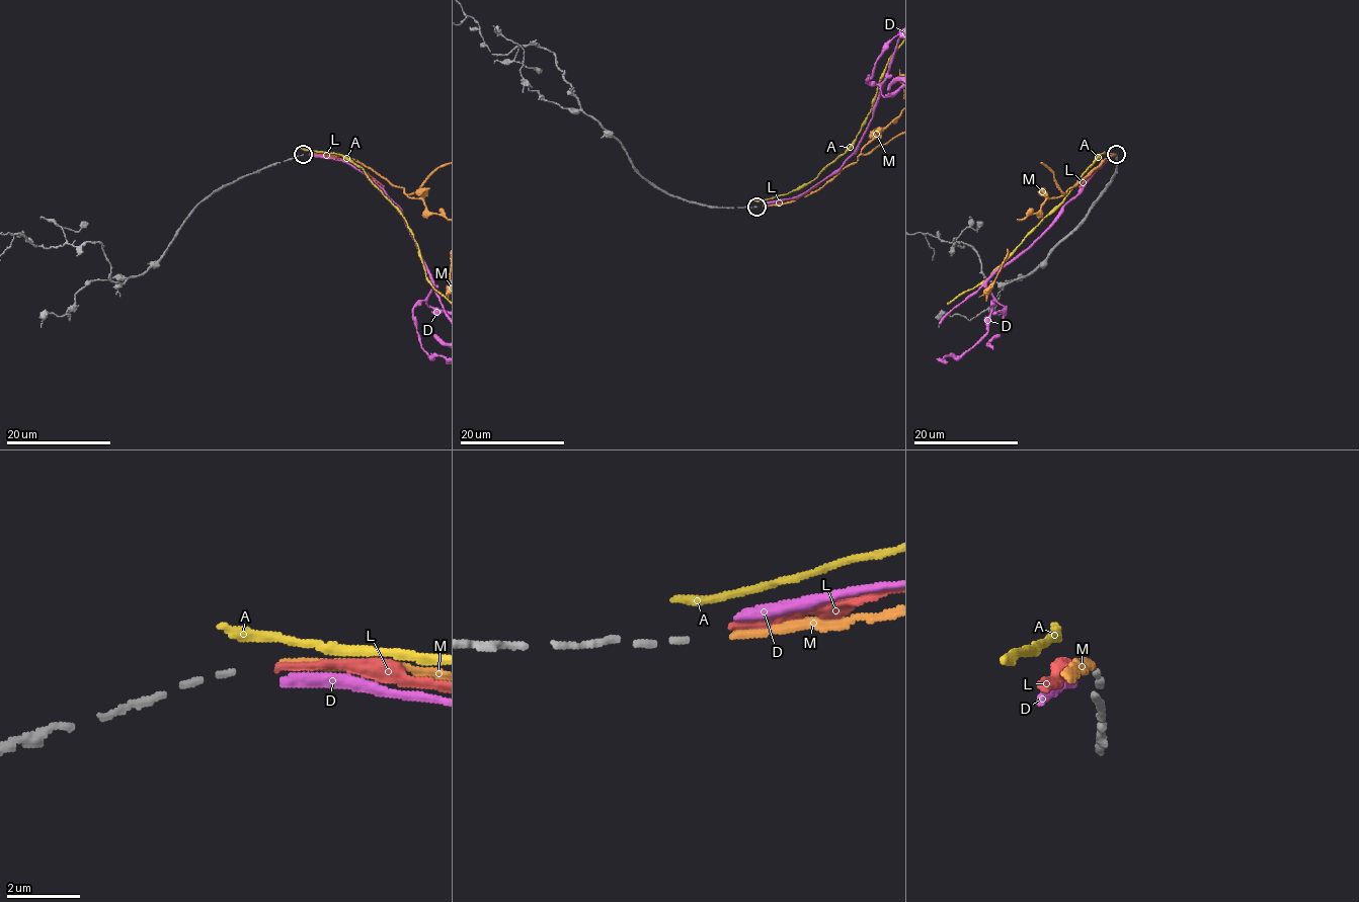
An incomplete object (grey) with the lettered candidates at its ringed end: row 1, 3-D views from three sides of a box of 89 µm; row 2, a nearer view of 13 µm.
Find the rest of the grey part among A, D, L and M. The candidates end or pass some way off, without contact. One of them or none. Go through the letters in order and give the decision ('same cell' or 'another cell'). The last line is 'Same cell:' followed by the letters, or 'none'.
A: another cell
D: another cell
L: another cell
M: same cell
Same cell: M

